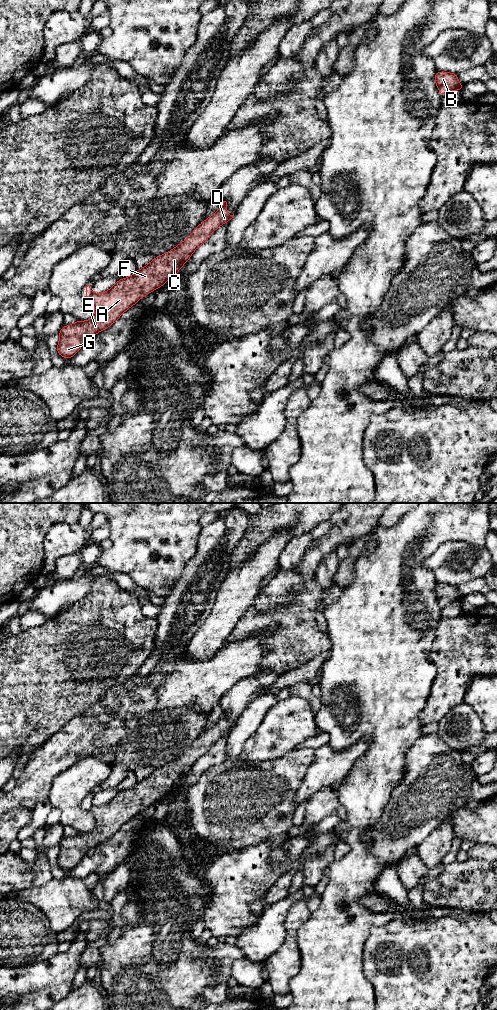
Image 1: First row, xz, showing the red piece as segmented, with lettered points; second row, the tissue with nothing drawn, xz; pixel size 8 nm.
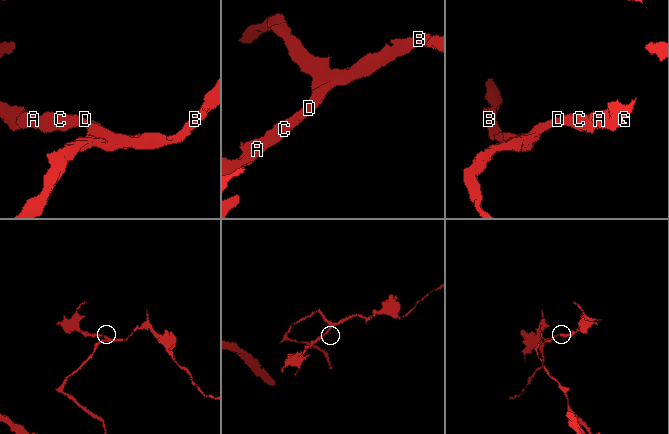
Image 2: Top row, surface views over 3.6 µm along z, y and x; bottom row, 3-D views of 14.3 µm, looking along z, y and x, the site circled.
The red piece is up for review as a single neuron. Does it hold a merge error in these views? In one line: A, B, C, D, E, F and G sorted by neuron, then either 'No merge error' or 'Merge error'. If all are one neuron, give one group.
Groups: A B C D E F G. No merge error

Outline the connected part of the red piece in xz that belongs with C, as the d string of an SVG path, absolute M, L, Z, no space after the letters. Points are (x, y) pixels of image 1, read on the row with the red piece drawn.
M223 201L219 210L197 226L186 240L167 253L154 257L132 276L119 279L108 291L96 294L87 285L86 297L93 302L95 314L89 321L77 320L61 327L57 354L67 360L72 358L89 338L110 327L142 297L175 276L192 253L223 223L229 223L233 216L227 214L227 202Z

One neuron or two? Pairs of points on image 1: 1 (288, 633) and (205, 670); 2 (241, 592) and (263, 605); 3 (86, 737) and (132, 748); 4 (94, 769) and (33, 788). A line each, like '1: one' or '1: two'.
1: two
2: two
3: two
4: two

